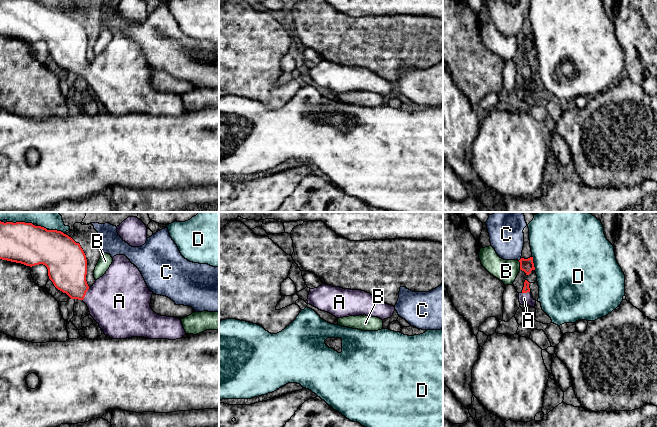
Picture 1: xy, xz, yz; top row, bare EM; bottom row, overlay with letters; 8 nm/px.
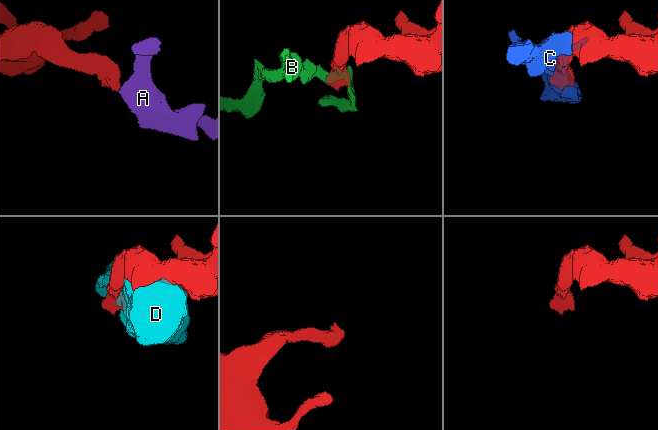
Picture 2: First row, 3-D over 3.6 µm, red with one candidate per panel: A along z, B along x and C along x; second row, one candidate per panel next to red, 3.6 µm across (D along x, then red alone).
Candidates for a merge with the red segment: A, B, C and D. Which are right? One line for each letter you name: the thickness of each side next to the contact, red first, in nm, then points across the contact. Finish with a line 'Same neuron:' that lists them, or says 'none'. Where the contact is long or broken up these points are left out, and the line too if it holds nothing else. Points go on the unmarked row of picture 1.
A: Thickness 320 nm (red) against 440 nm. Path across: xy (67, 44), (69, 53), (85, 69), (106, 77), (115, 77)
Same neuron: A

